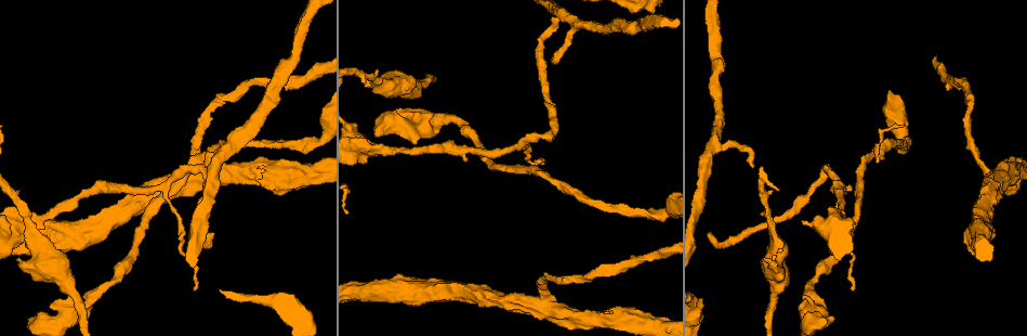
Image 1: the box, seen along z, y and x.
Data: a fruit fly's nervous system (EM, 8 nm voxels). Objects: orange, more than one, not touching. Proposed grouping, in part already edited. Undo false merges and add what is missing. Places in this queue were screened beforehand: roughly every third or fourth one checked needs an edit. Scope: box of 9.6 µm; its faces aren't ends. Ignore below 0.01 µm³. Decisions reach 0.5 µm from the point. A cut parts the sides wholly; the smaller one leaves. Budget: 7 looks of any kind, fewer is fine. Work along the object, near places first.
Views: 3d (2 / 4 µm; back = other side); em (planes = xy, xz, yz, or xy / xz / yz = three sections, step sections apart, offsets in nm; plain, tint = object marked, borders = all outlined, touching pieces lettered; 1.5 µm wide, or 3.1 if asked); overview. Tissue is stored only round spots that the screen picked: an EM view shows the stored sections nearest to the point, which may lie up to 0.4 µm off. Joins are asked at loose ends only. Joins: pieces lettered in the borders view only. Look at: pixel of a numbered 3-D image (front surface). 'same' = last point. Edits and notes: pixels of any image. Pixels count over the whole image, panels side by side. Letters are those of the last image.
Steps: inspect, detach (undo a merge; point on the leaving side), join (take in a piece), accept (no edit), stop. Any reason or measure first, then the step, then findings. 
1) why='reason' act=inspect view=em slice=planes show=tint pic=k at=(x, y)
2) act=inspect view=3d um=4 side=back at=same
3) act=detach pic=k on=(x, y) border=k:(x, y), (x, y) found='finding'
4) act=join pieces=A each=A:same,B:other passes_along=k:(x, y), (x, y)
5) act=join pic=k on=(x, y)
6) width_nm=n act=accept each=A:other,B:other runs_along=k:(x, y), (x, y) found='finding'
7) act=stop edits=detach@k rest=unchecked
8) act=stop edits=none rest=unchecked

why='an open end' act=inspect view=3d um=4 pic=1 at=(752, 168)

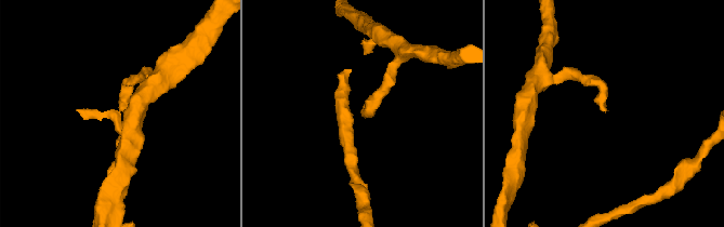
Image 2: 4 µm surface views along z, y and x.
act=inspect view=em slice=xy step=4 show=borders pic=2 at=(120, 111)

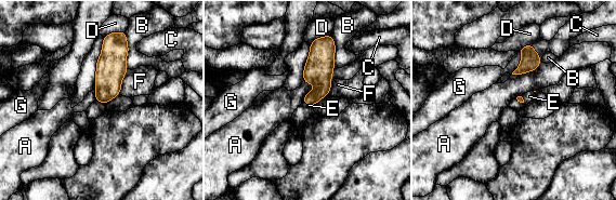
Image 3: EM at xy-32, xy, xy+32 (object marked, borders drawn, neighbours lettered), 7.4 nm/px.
why='cut it another way' act=inspect view=em slice=planes show=borders at=same

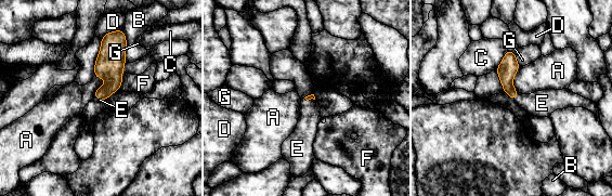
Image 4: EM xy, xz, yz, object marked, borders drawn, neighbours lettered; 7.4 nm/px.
act=join pieces=E each=A:other,B:other,C:other,D:other,E:same,F:other,G:other found='it goes on there'

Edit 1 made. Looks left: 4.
why='redraw' act=inspect view=overview

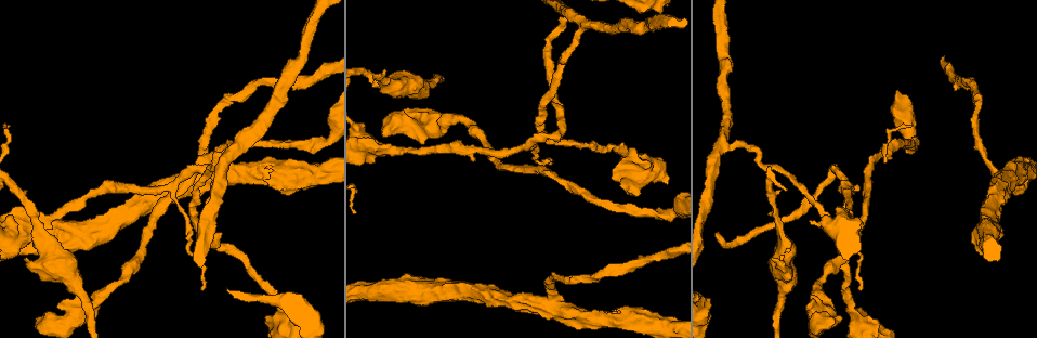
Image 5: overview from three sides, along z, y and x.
act=inspect view=3d um=2 pic=5 at=(58, 304)

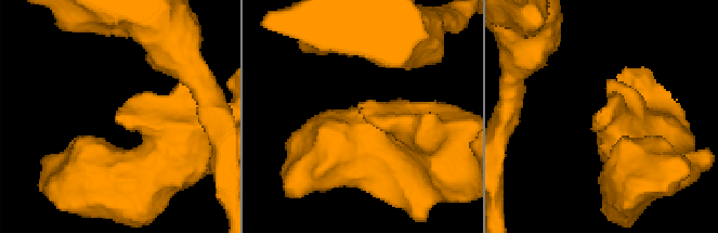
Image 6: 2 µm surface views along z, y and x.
why='need the tissue' act=inspect view=em slice=planes show=borders pic=6 at=(120, 107)

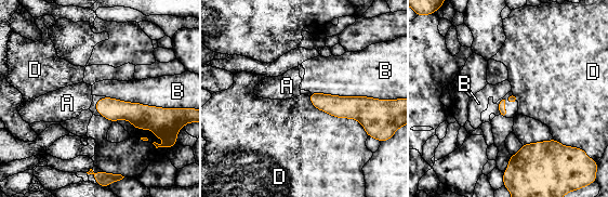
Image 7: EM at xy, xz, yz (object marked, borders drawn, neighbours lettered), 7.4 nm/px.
act=accept each=A:other,B:other,D:other border=7:(308, 96), (368, 135) found='none of them fits'

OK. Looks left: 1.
act=stop edits=join@4 rest=unchecked

